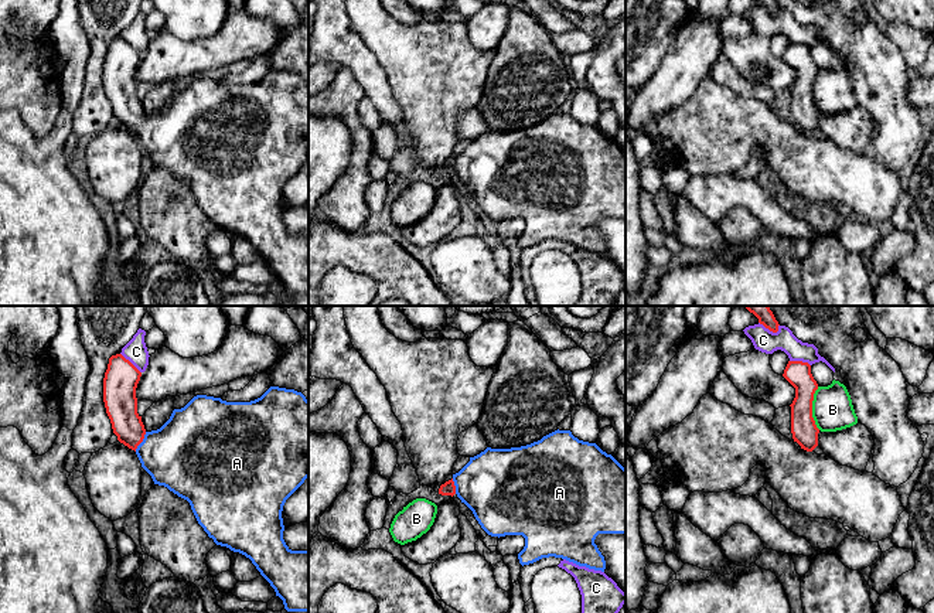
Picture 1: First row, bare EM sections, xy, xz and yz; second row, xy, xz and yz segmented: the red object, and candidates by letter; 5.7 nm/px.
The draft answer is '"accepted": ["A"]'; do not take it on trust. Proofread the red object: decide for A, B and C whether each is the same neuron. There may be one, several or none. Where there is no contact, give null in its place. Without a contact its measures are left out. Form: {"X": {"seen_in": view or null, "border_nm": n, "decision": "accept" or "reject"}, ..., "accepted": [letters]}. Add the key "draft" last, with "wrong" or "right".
{"A": {"seen_in": "xy", "border_nm": 130, "decision": "accept"}, "B": {"seen_in": "yz", "border_nm": 240, "decision": "reject"}, "C": {"seen_in": "xy", "border_nm": 170, "decision": "reject"}, "accepted": ["A"], "draft": "right"}

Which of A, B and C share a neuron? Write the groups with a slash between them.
A / B / C

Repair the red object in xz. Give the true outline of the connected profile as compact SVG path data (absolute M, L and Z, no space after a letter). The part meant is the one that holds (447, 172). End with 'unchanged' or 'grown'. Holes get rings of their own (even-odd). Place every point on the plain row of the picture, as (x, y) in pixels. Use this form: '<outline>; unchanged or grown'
M555 113L541 123L521 130L491 132L470 140L453 161L440 168L439 177L457 178L491 219L522 218L525 229L519 246L529 248L542 241L562 241L579 249L601 253L606 244L594 222L599 217L625 218L625 151L596 126L579 123L570 113Z; grown

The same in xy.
M122 37L109 41L103 61L103 85L117 123L134 133L154 167L164 168L187 183L209 221L249 241L283 283L287 294L309 294L309 234L292 234L283 222L282 194L286 183L309 160L309 84L301 75L270 69L250 85L226 85L197 78L184 91L174 92L157 113L147 115L137 96L136 71L142 55Z; grown

